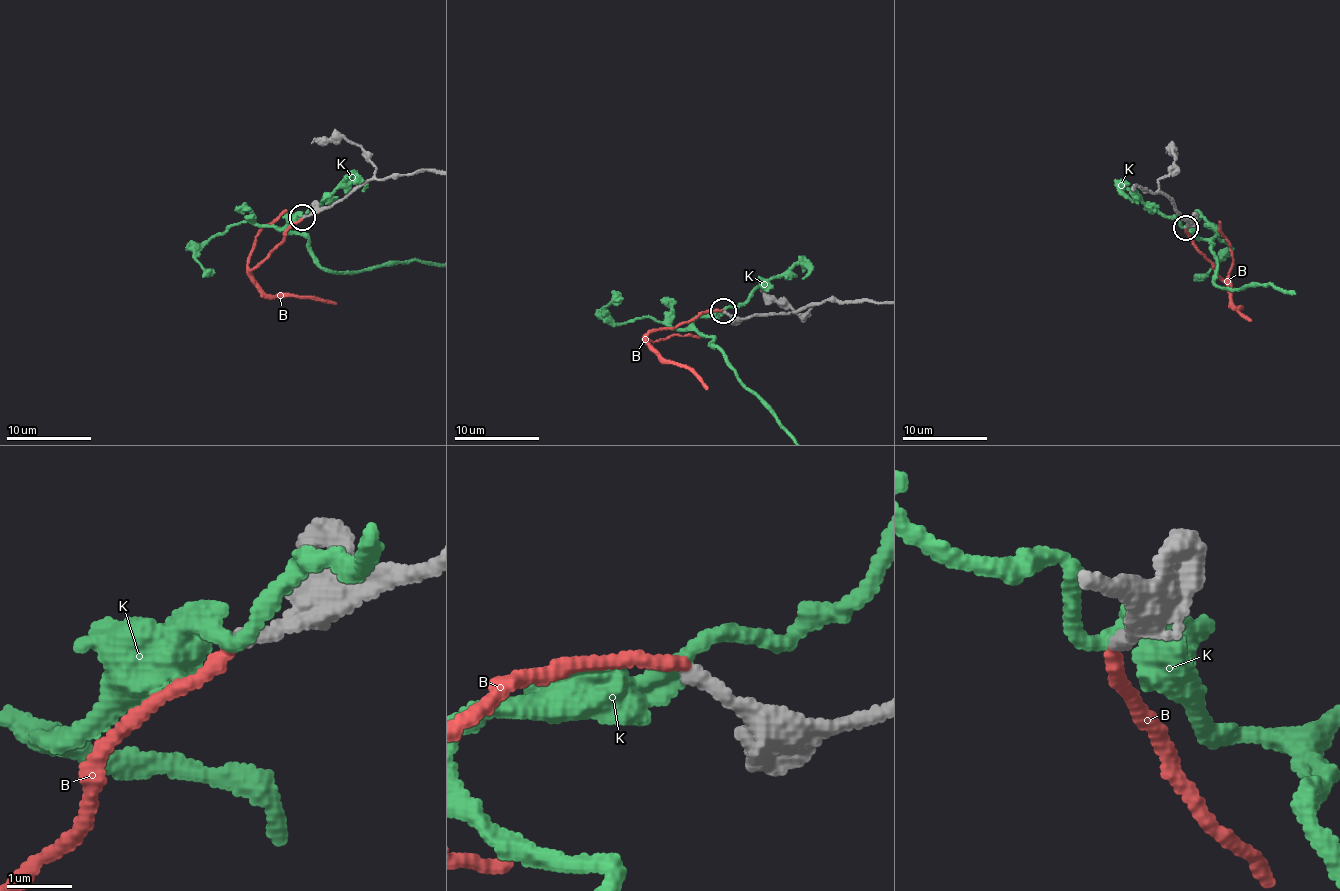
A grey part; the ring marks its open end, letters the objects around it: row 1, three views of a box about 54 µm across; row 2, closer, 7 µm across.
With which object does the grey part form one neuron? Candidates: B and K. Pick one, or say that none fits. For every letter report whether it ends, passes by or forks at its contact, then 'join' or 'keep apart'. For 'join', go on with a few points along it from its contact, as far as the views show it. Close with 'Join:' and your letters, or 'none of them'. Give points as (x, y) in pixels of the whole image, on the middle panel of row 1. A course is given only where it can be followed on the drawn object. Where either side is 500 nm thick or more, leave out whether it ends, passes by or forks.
B: it ends there; join; it runs (724, 311), (704, 312), (672, 328), (656, 328), (645, 338), (653, 352), (667, 360), (687, 365), (707, 390)
K: it passes by; keep apart
Join: B

